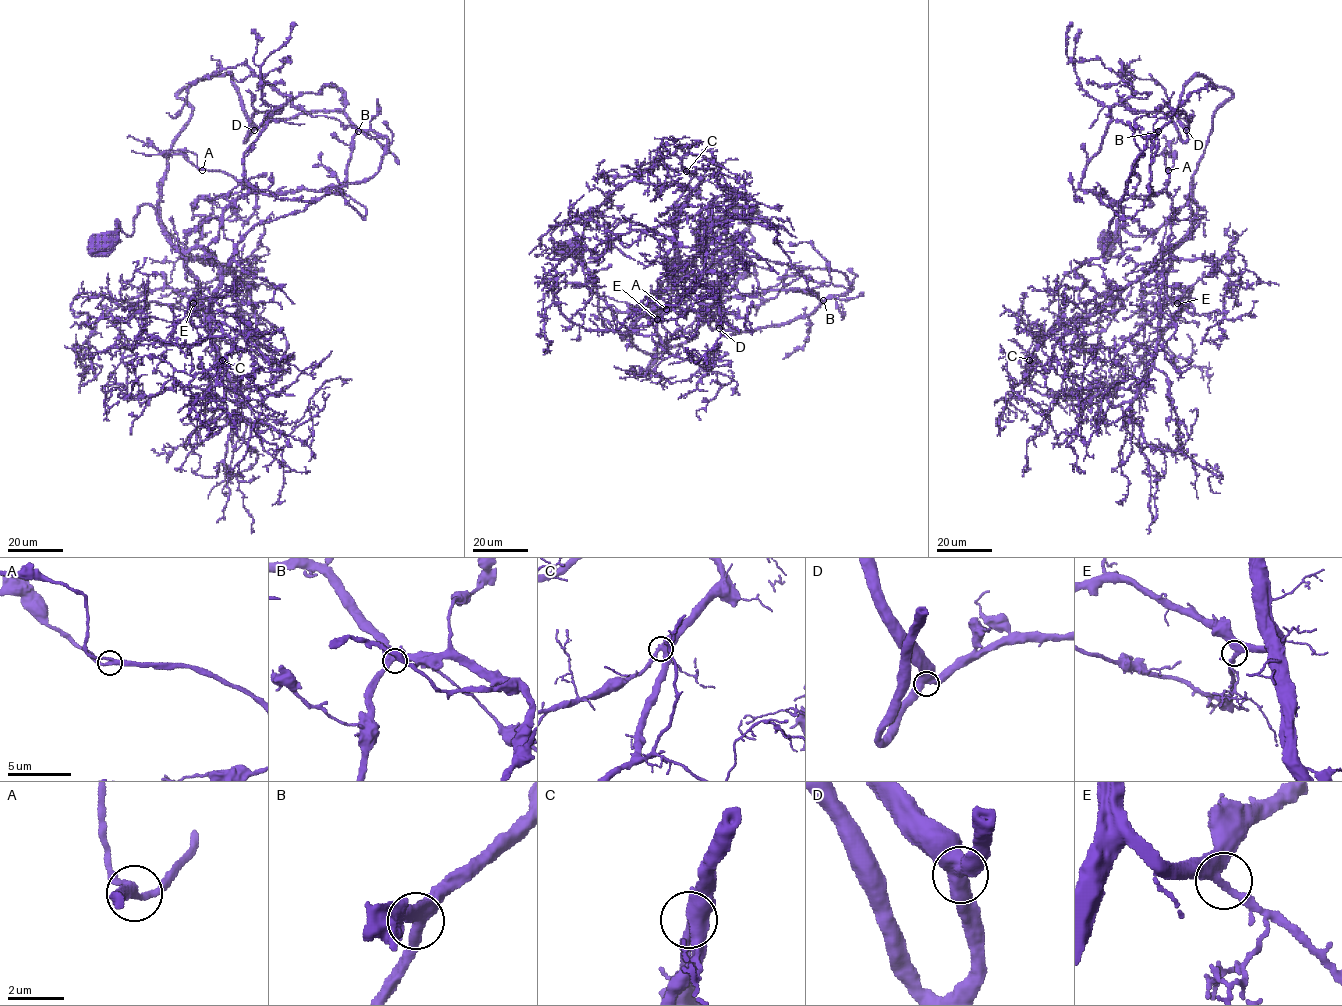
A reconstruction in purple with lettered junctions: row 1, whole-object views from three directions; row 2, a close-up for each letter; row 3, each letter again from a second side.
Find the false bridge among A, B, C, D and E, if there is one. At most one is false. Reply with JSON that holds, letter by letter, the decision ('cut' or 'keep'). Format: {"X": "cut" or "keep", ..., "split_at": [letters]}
{"A": "keep", "B": "keep", "C": "keep", "D": "keep", "E": "keep", "split_at": []}

